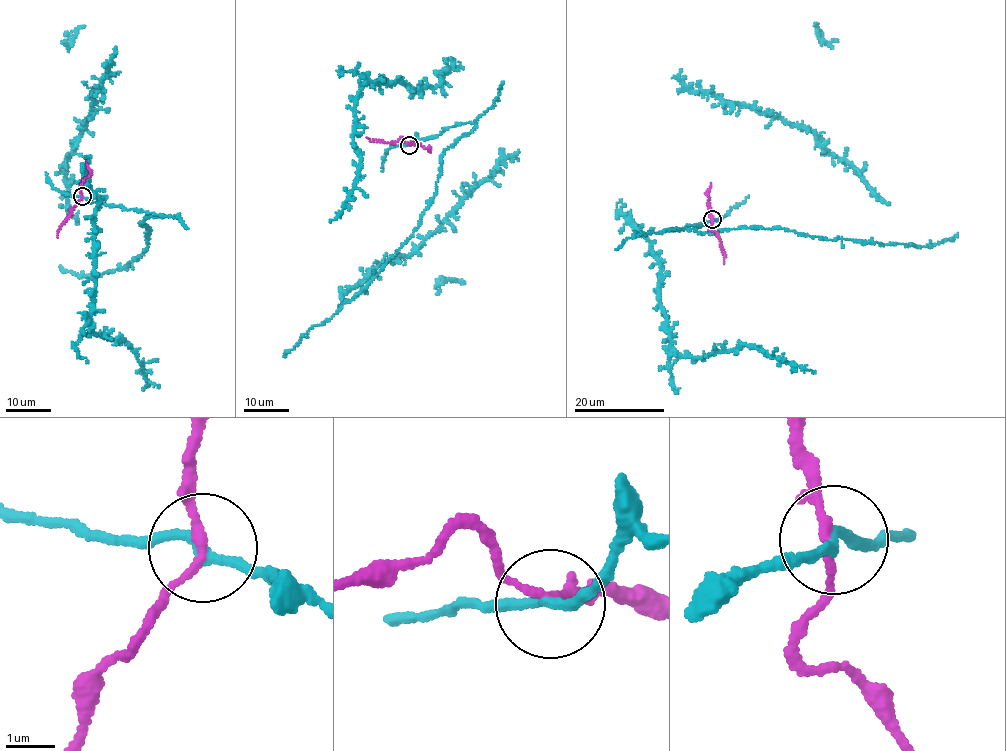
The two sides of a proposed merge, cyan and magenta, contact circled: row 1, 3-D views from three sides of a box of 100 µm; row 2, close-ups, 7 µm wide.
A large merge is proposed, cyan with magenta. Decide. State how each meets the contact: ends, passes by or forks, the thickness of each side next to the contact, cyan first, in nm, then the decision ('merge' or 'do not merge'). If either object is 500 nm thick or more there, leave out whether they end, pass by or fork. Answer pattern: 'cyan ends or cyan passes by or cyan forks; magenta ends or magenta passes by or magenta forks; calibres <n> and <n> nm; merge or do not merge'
cyan passes by; magenta passes by; calibres 180 and 160 nm; do not merge

